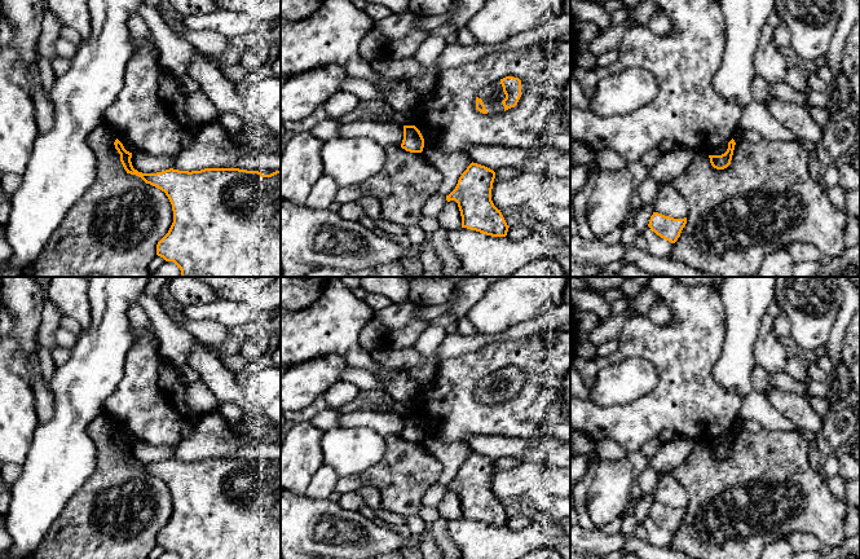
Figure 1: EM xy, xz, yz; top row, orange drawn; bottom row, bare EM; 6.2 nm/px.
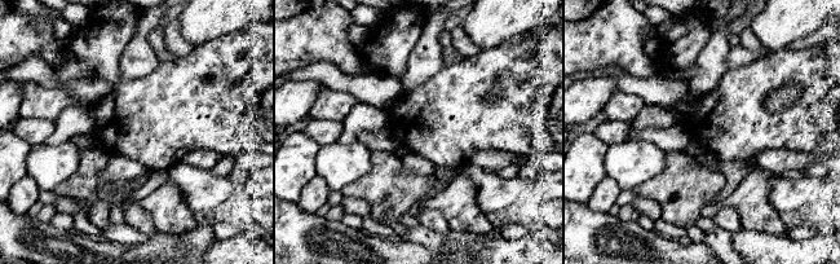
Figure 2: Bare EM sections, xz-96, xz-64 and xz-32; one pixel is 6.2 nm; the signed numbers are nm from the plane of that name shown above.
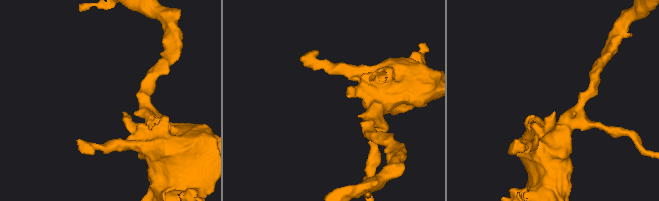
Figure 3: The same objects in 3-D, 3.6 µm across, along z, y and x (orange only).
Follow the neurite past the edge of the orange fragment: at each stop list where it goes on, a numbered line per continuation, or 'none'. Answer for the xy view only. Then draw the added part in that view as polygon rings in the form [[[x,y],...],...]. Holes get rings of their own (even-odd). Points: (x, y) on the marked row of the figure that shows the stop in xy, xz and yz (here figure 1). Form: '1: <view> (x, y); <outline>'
none

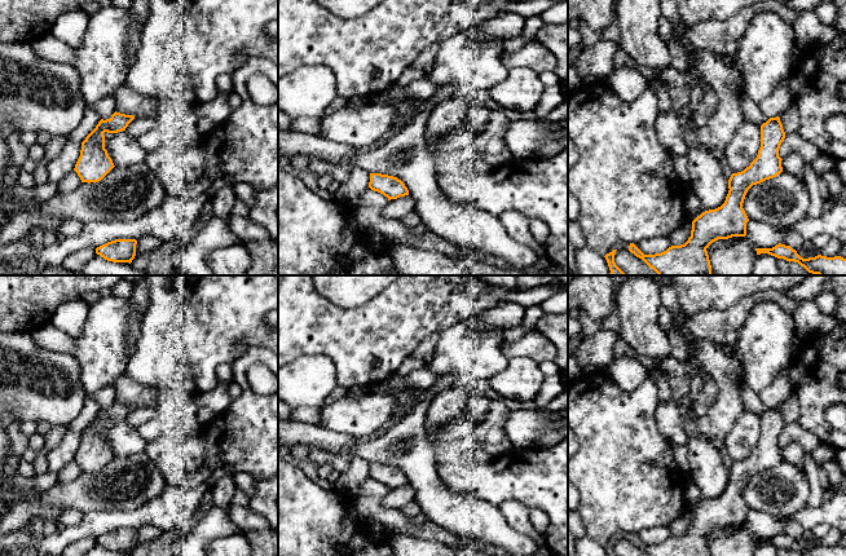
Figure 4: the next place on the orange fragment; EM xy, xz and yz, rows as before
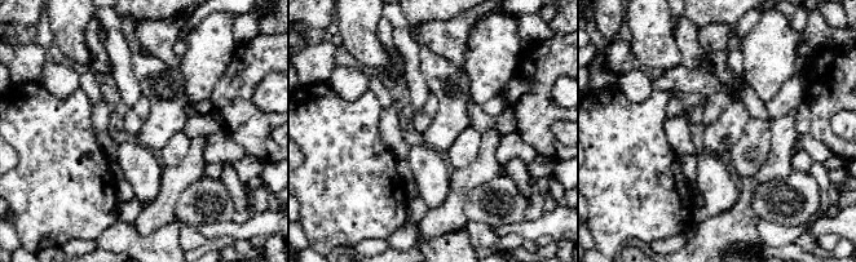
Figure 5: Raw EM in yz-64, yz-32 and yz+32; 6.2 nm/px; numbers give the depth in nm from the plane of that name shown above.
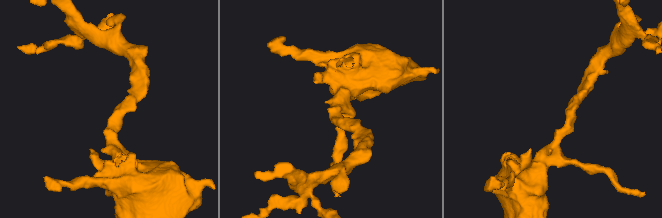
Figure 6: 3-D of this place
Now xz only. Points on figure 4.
none

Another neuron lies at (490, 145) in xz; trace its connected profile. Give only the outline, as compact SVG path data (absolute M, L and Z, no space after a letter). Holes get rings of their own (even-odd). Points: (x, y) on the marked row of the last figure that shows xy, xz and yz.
M493 110L489 116L488 128L473 142L475 155L483 158L493 167L511 160L512 155L504 141L504 133L510 122L504 110Z

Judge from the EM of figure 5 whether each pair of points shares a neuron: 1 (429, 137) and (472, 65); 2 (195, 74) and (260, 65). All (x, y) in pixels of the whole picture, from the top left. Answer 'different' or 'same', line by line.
1: different
2: different

